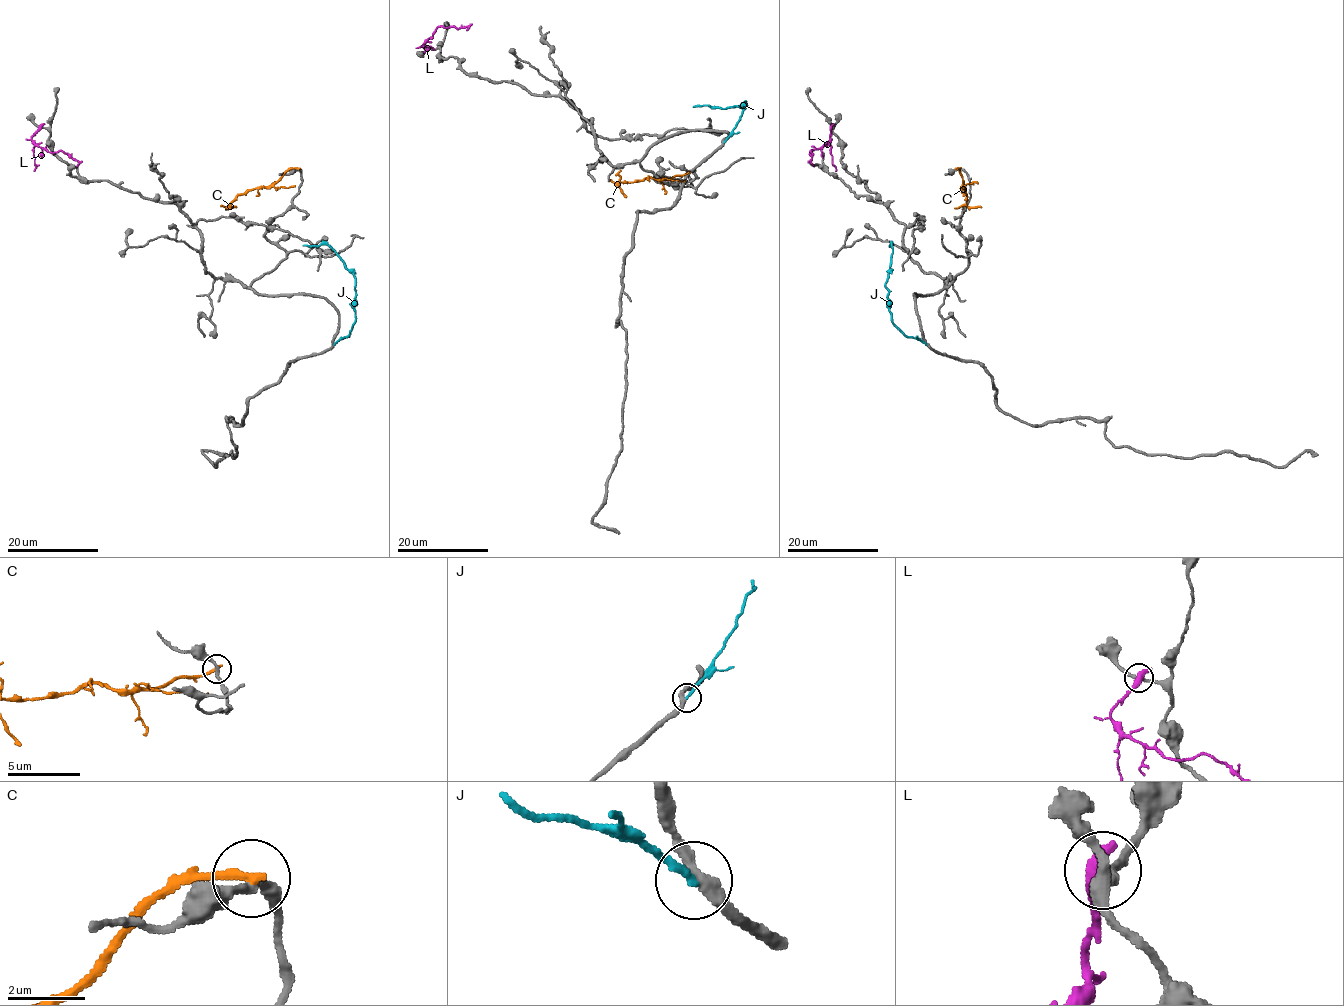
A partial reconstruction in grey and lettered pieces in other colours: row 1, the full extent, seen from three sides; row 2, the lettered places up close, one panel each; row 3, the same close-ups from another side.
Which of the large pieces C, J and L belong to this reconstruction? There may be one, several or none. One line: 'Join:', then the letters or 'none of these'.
Join: none of these

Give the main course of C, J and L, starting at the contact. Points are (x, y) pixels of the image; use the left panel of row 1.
C: (298, 169), (289, 169), (271, 186), (239, 194), (230, 205), (235, 207)
J: (334, 344), (346, 337), (355, 323), (354, 276), (328, 245), (303, 245)
L: (40, 126), (31, 140), (48, 151), (69, 154), (78, 162), (77, 166)

